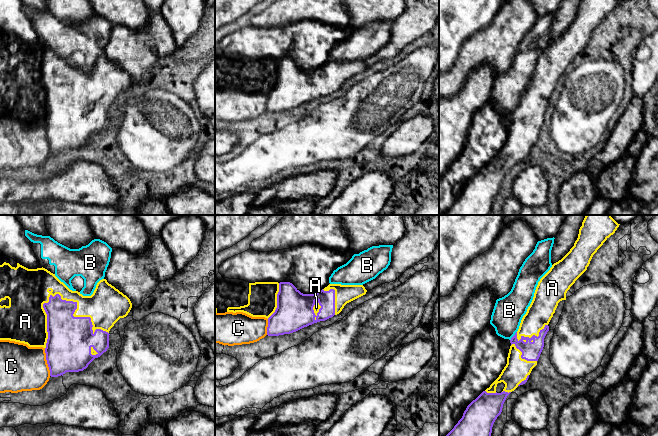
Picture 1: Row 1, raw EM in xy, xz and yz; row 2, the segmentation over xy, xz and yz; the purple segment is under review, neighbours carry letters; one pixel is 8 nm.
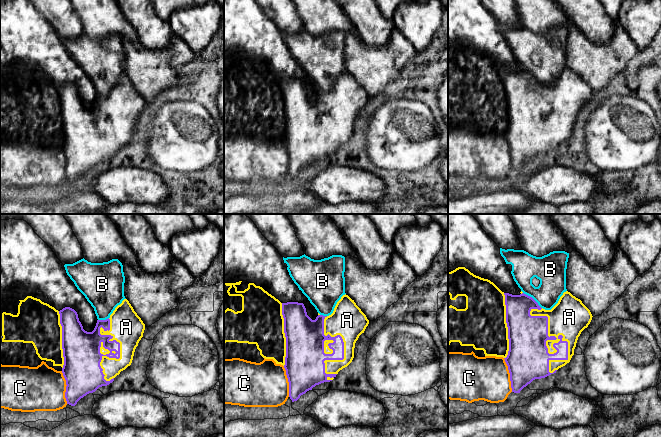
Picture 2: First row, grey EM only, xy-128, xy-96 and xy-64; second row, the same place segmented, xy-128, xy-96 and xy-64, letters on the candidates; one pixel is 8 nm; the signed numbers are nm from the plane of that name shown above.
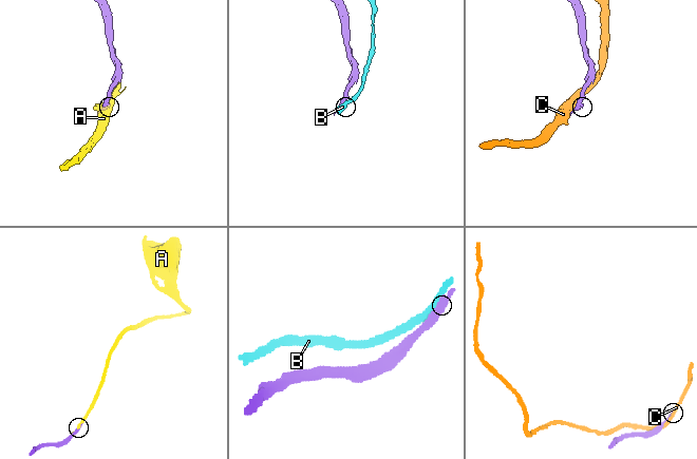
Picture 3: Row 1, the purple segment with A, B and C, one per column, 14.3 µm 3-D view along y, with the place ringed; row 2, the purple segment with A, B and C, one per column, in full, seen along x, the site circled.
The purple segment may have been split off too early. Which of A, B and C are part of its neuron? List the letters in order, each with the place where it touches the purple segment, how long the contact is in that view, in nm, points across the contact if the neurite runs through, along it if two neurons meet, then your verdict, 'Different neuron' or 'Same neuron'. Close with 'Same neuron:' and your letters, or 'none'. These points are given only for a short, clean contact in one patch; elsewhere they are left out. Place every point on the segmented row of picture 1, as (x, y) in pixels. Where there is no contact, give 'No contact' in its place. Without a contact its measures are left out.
A: Touches purple at xy (74, 311). Shared border 600 nm. Same neuron
B: Touches purple at yz (513, 336). Shared border 90 nm. Different neuron
C: Touches purple at xy (47, 362). Shared border 220 nm. Different neuron
Same neuron: A

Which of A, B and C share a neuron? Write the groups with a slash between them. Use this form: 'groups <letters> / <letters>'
groups A / B / C

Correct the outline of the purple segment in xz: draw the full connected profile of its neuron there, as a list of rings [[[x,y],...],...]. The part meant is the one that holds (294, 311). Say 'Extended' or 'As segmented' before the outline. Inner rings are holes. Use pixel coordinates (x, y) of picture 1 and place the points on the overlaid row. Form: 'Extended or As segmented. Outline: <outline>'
Extended. Outline: [[[255,282],[249,283],[248,304],[228,307],[227,312],[243,312],[252,317],[265,317],[268,319],[267,335],[279,336],[296,332],[339,314],[347,303],[365,295],[366,292],[363,285],[329,284],[315,294],[303,294],[290,282]]]

